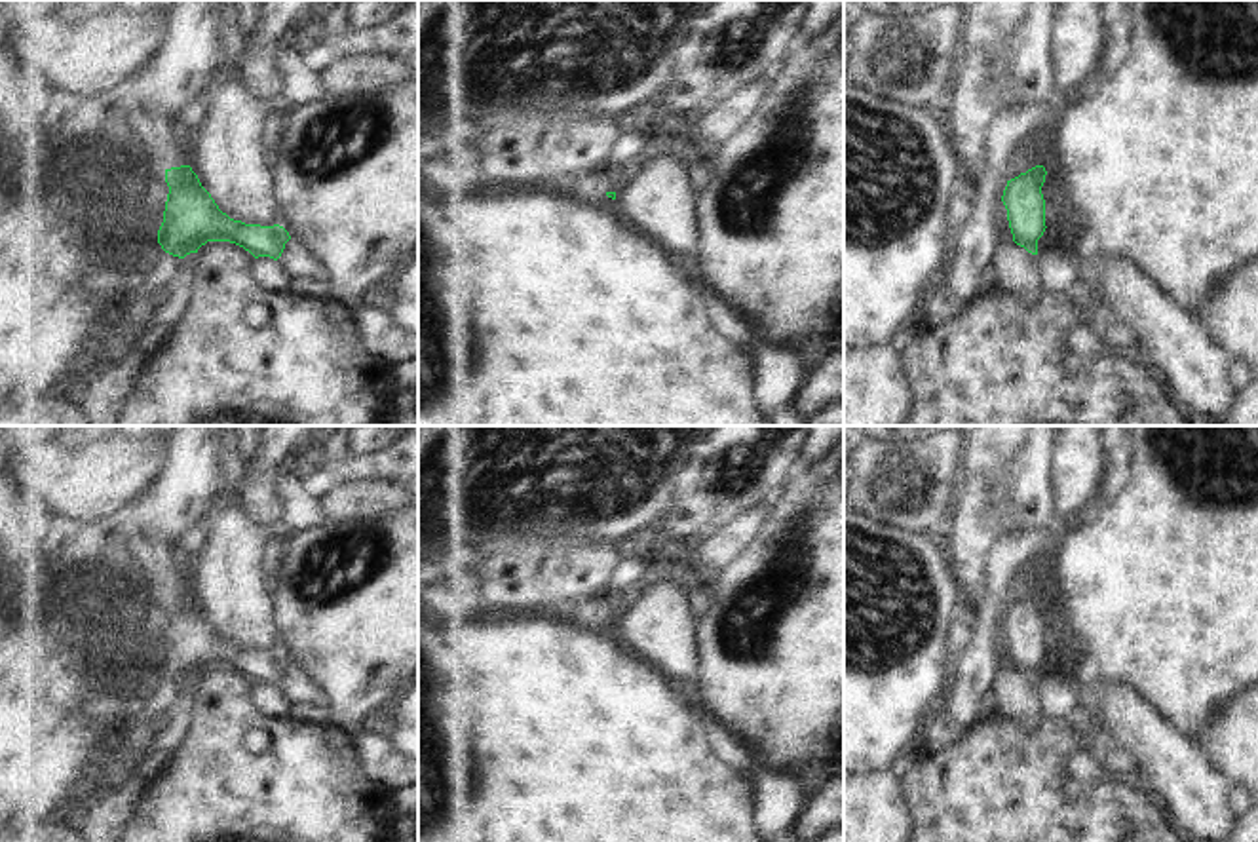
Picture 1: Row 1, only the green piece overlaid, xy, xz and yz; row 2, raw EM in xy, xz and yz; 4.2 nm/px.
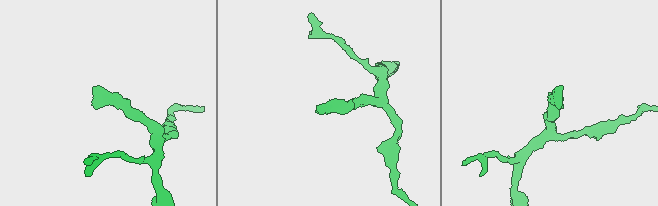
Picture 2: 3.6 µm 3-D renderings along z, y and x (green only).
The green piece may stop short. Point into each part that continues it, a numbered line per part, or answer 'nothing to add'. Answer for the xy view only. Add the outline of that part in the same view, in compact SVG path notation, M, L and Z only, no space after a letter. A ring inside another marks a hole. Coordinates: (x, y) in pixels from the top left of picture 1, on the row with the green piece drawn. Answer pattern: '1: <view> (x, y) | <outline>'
1: xy (158, 153) | M133 110L125 118L125 124L143 144L143 160L148 169L171 169L182 165L182 152L173 139L165 141L163 135L154 129L152 114Z

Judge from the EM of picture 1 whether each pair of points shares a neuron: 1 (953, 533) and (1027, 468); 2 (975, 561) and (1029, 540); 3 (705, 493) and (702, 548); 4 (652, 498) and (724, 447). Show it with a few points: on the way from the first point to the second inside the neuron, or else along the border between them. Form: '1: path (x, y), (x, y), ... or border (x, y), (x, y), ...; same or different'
1: path (972, 523), (1008, 487); same
2: border (1025, 533), (1004, 536), (992, 548), (985, 601); different
3: border (759, 508), (742, 514), (719, 529); different
4: border (677, 502), (671, 506); different

